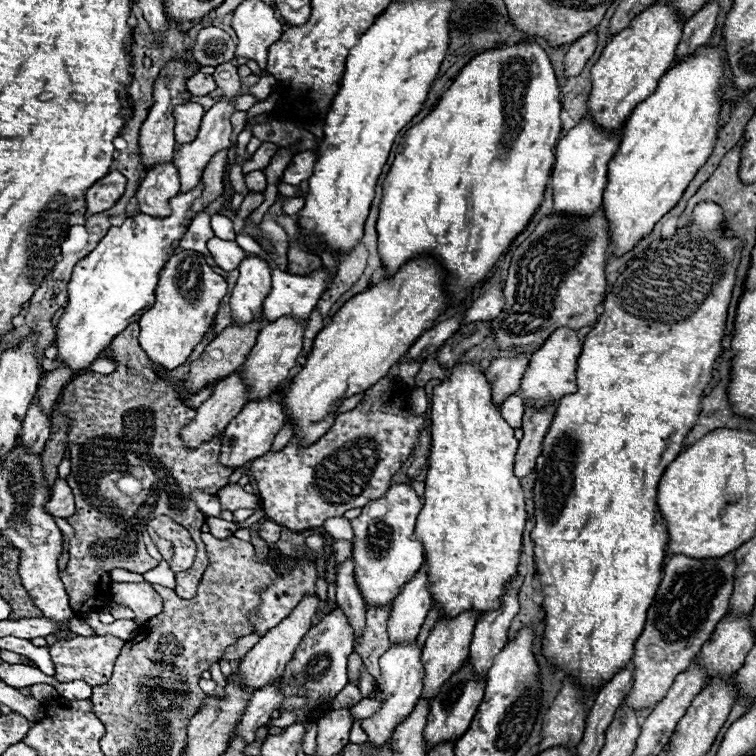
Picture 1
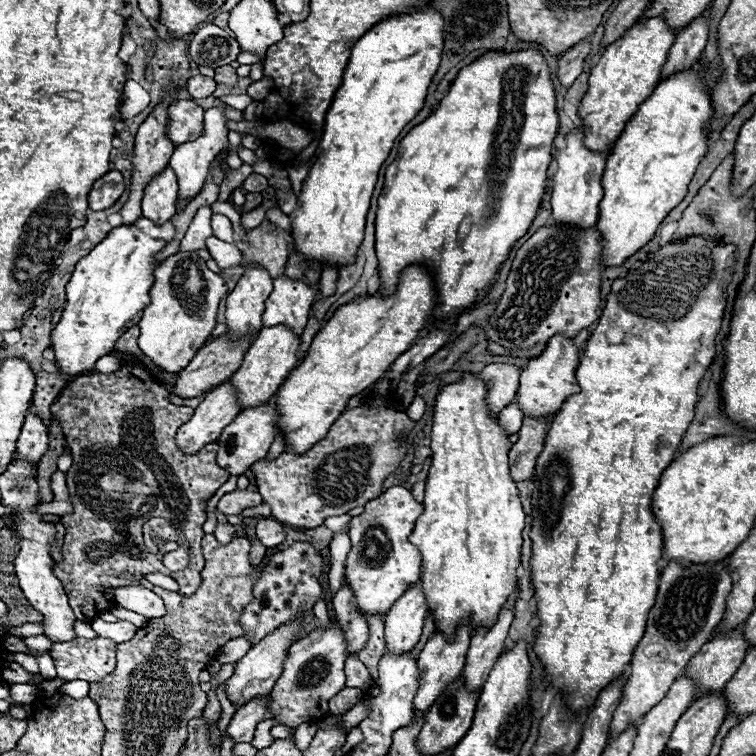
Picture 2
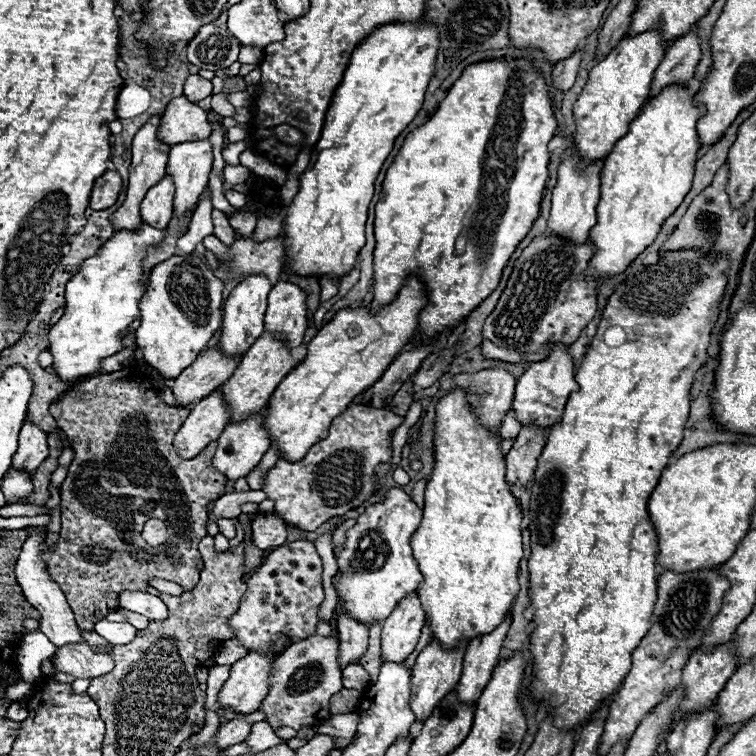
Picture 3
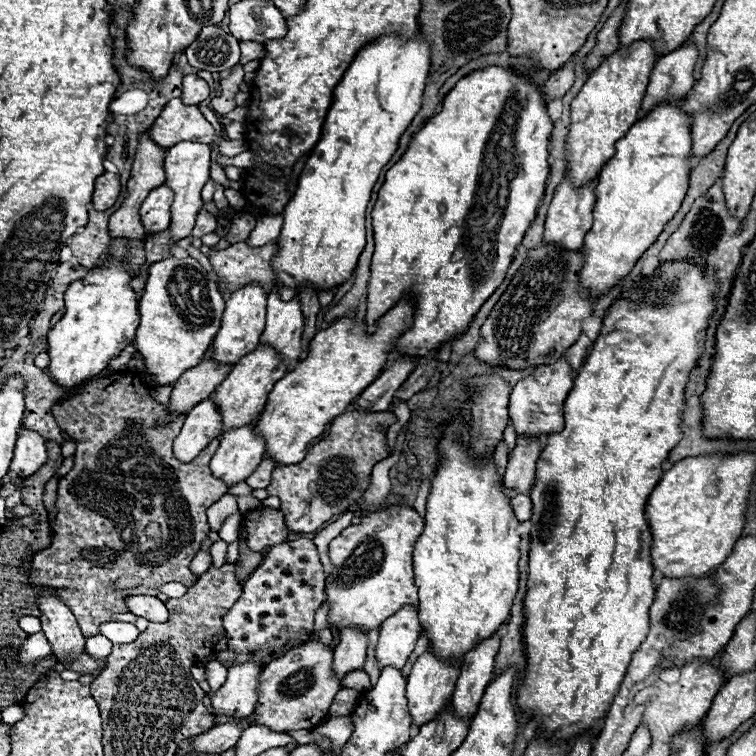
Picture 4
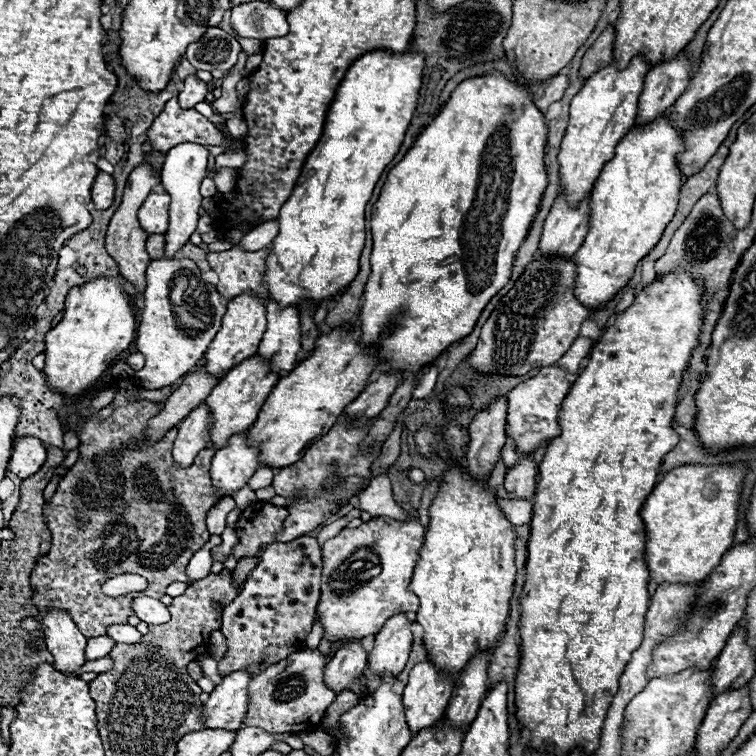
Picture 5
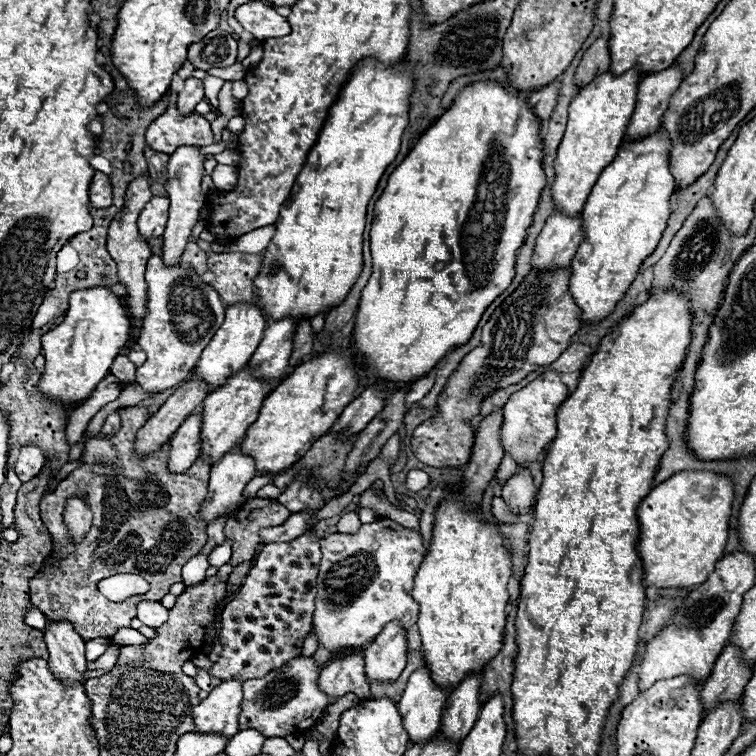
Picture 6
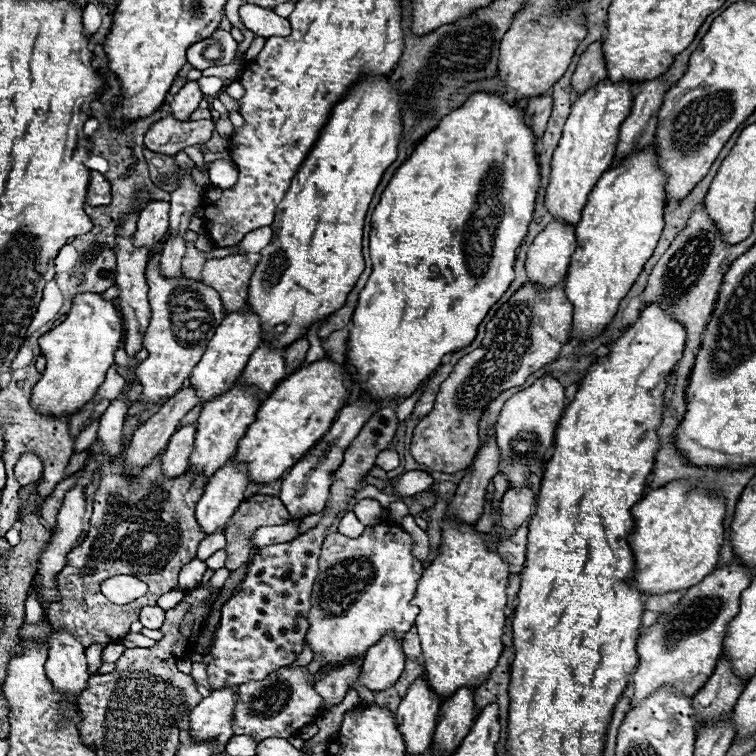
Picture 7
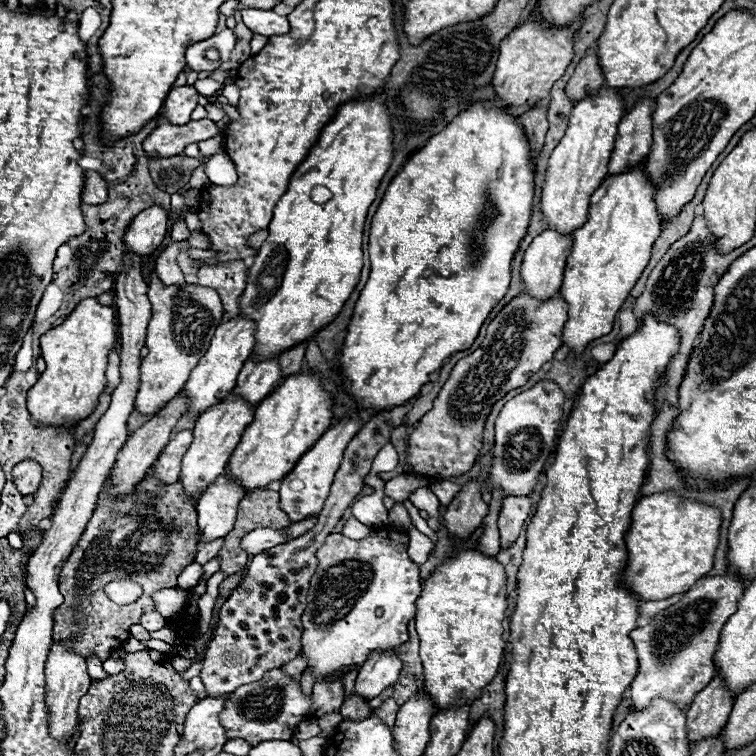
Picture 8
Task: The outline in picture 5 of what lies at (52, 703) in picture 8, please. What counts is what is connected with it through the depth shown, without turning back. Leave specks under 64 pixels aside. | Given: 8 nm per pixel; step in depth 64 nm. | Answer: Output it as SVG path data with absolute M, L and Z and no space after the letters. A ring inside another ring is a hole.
M48 608L42 618L42 632L48 652L54 656L54 668L76 672L84 662L86 638L80 634L72 616L62 608Z

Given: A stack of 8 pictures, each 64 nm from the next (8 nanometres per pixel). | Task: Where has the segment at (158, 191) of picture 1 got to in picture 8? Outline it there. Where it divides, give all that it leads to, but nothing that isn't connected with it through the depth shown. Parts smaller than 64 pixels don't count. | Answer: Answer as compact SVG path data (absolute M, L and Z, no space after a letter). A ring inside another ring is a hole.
M150 206L142 210L124 234L124 244L136 254L152 254L166 236L168 212L162 206Z

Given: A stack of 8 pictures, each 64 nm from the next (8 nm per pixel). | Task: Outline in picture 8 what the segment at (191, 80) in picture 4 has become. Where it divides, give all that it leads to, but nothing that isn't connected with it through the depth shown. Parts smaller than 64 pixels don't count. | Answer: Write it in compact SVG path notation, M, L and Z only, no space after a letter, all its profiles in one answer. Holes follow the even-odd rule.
M180 86L170 90L164 108L166 120L172 124L186 124L190 122L192 110L198 106L198 92L194 86Z

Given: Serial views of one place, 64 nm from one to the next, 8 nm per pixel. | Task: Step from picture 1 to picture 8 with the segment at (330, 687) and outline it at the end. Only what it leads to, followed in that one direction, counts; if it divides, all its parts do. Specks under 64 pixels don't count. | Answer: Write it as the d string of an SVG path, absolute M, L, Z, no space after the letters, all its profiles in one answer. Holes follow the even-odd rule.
M270 670L262 680L244 684L228 696L228 708L222 712L220 722L228 728L228 738L244 738L252 746L264 740L290 740L300 722L312 714L312 694L304 694L300 682L292 680L282 670Z

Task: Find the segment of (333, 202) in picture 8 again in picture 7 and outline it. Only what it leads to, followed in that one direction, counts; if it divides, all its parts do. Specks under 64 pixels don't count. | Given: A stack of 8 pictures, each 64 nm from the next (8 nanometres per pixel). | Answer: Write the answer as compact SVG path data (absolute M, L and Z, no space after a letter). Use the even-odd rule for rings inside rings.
M364 76L364 80L358 80L354 88L346 92L344 100L332 108L330 120L322 128L314 148L294 176L286 198L278 204L276 218L272 222L274 236L270 244L260 252L262 258L256 266L256 274L252 274L248 290L248 310L260 316L262 332L266 338L276 324L288 324L288 332L272 342L292 344L304 336L312 324L326 320L326 316L344 306L346 296L360 278L364 270L362 228L366 210L382 180L382 174L398 154L402 132L400 94L400 86L388 76Z

